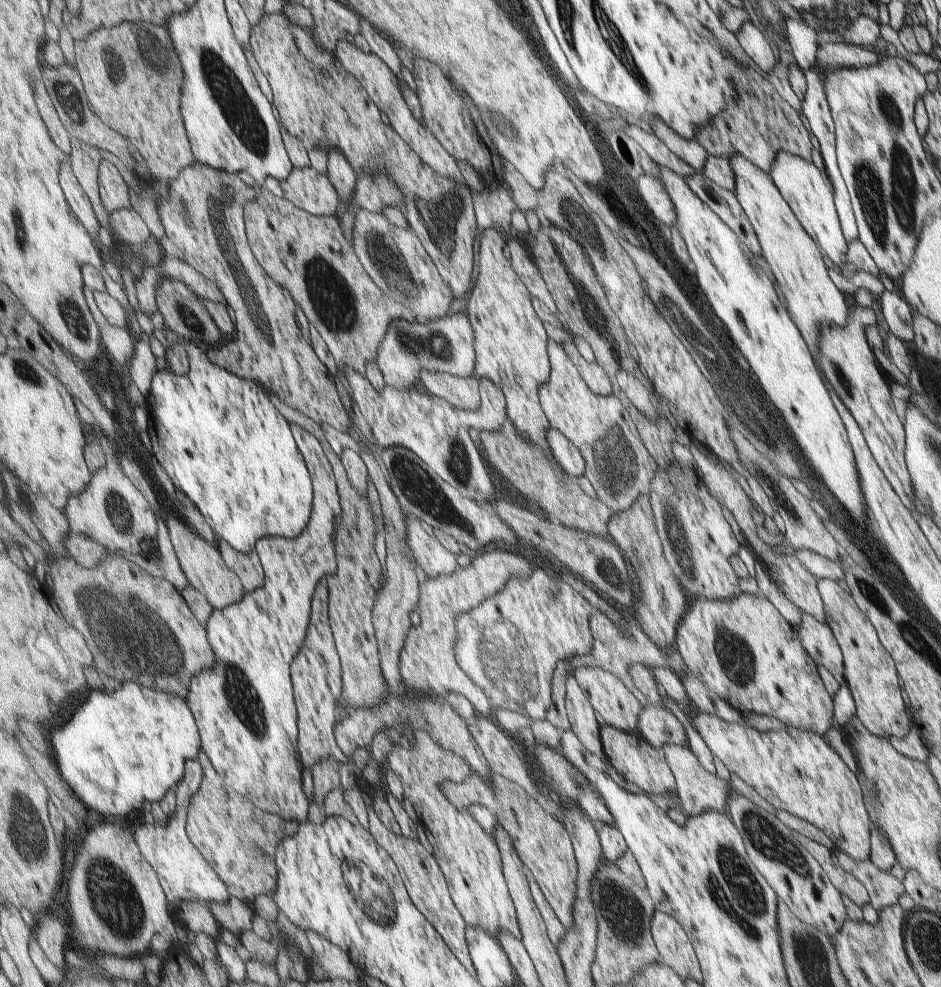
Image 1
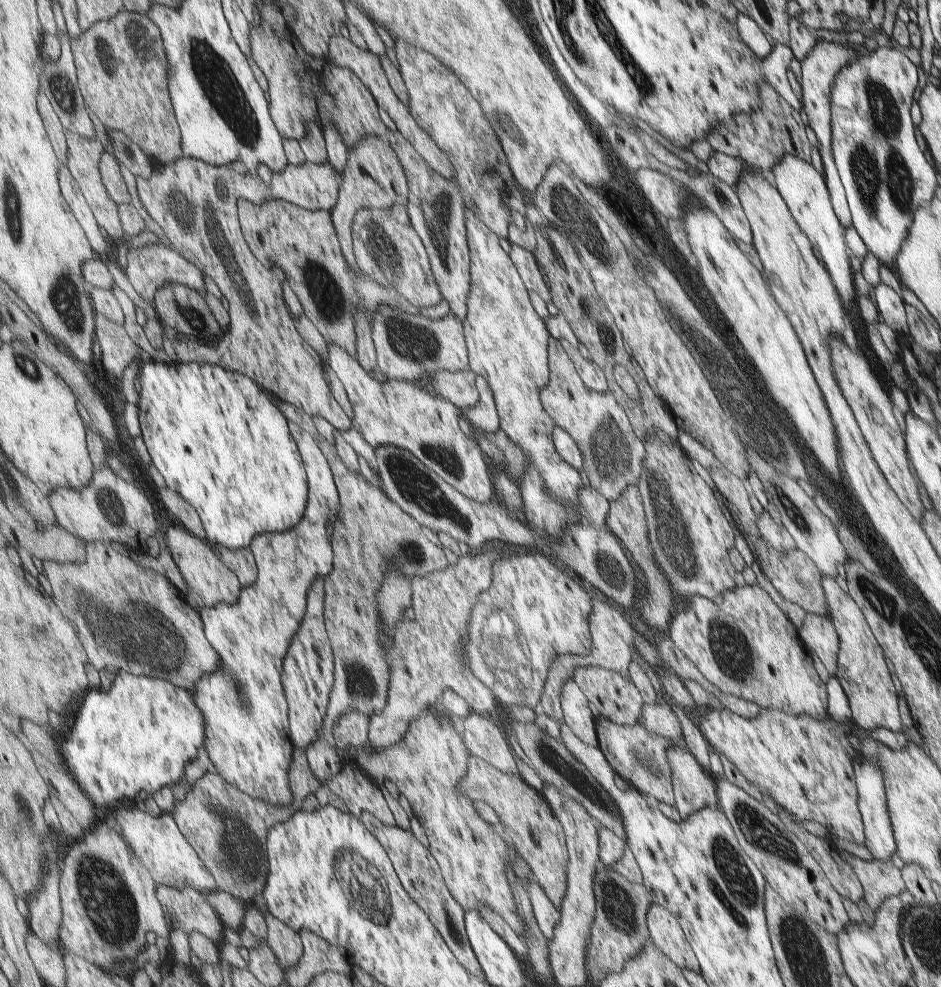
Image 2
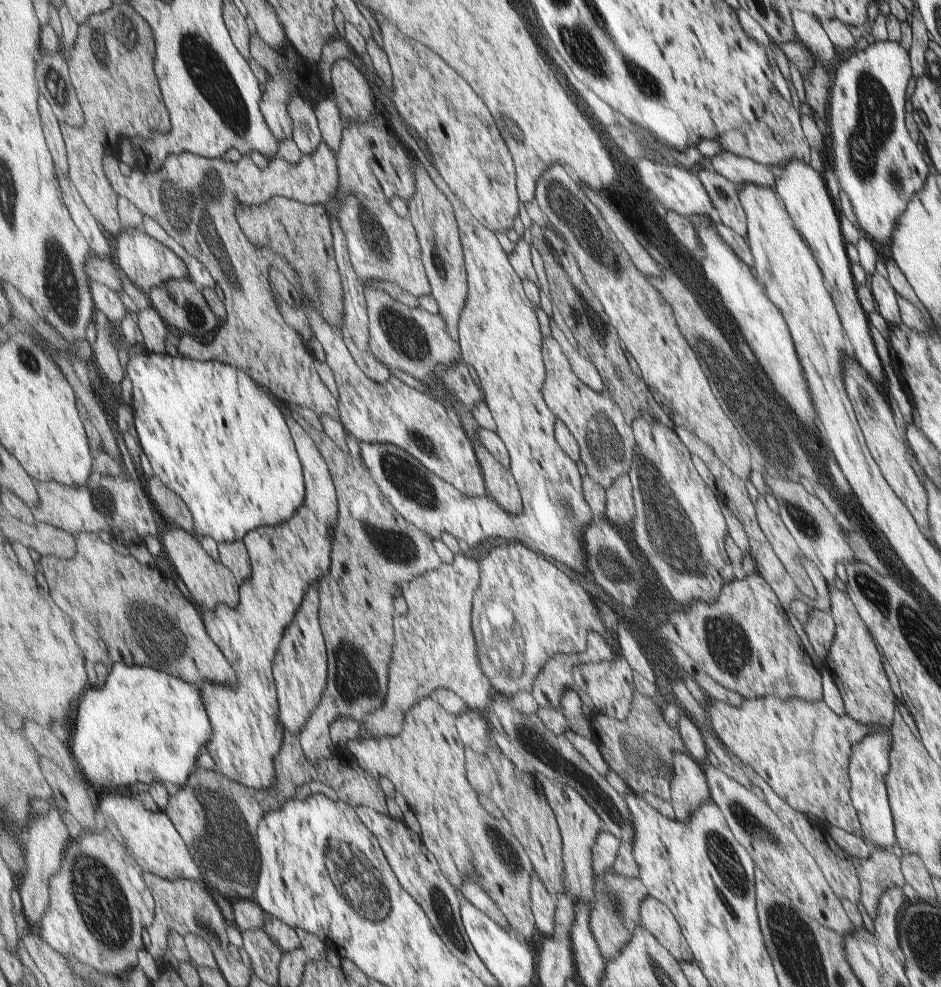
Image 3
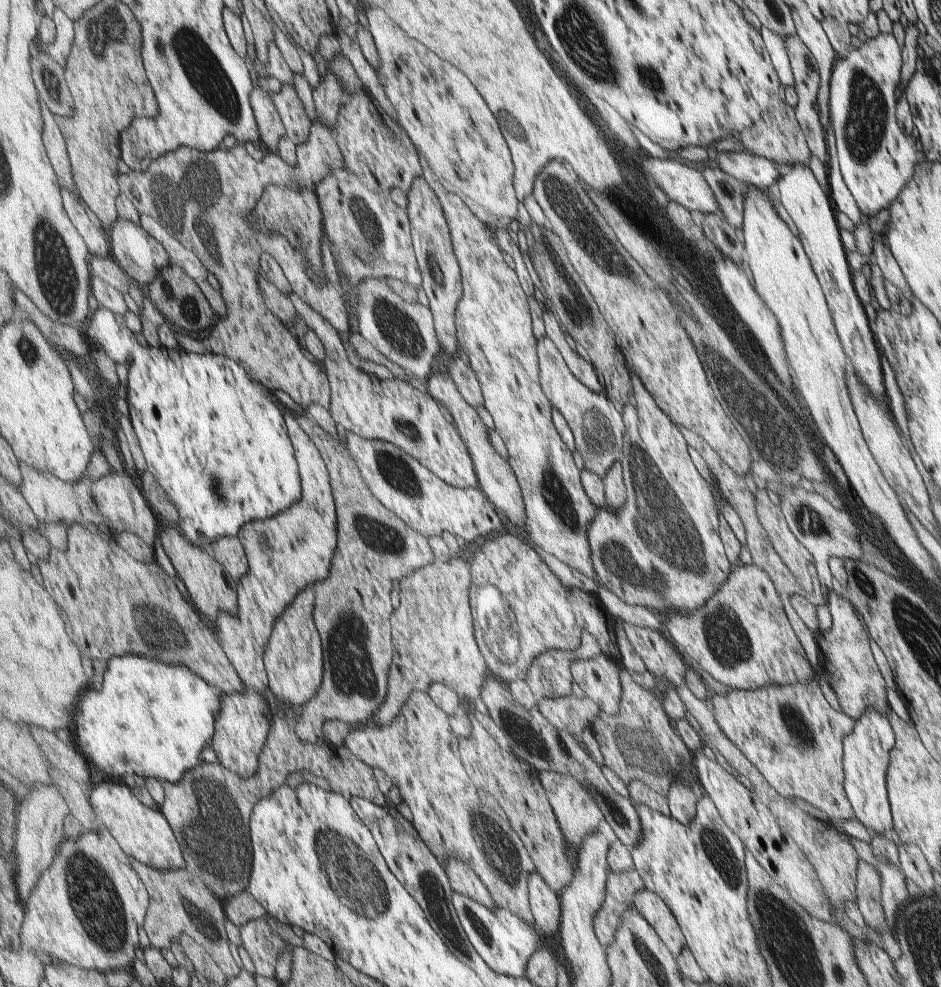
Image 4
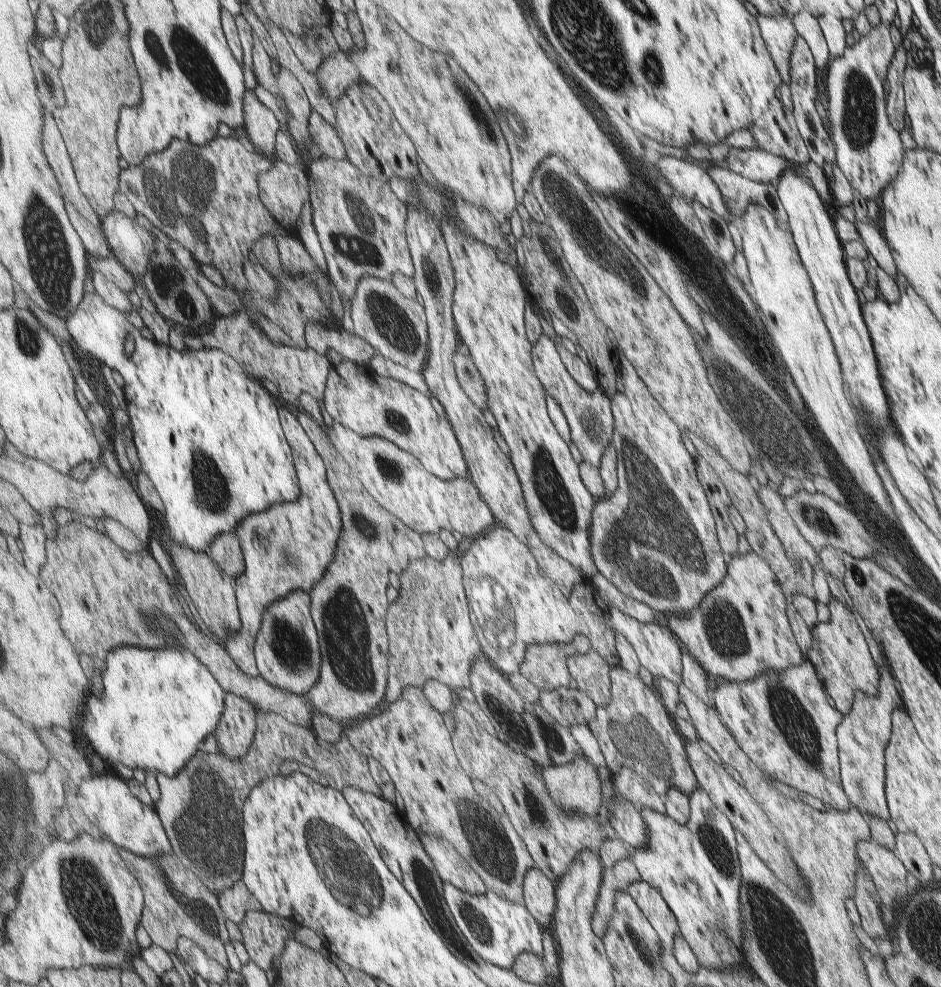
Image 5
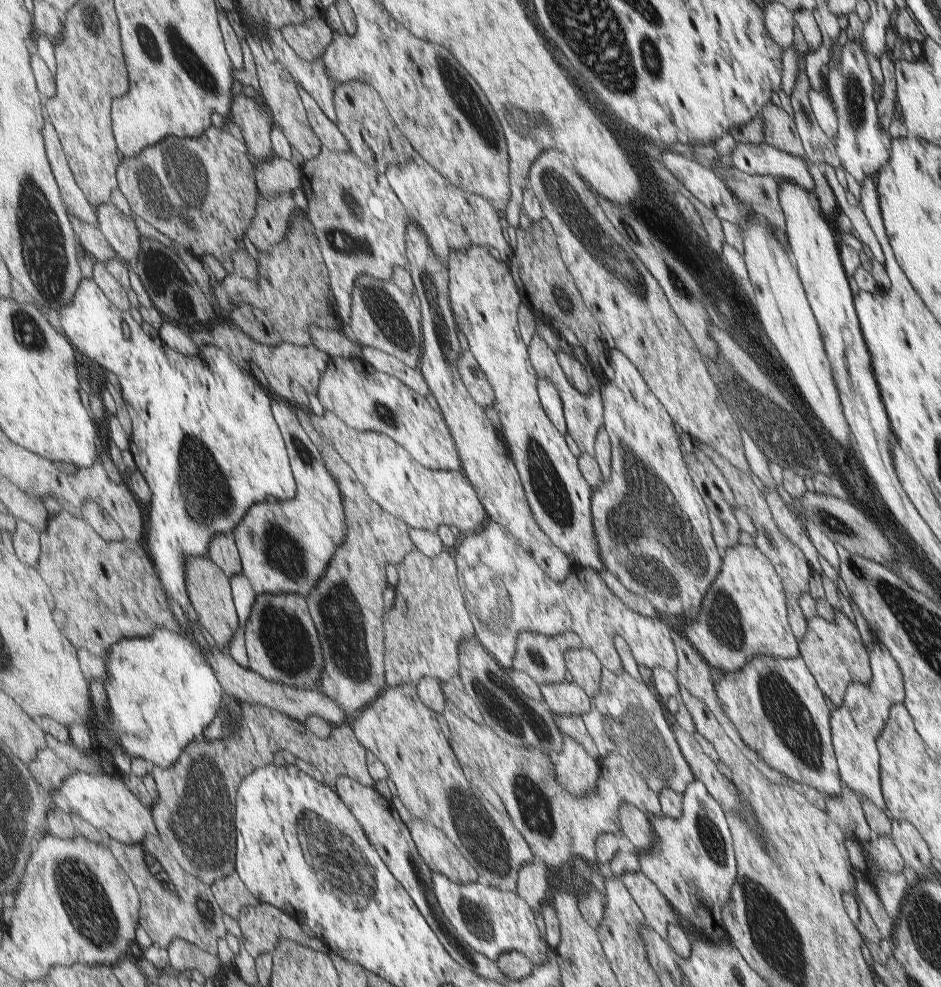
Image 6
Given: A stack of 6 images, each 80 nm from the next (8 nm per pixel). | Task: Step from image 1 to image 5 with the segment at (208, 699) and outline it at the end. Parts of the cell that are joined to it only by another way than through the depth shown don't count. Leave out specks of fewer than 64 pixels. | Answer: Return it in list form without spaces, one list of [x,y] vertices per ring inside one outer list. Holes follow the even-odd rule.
[[[281,407],[281,414],[284,431],[296,459],[296,469],[301,480],[301,498],[289,502],[285,506],[285,512],[279,512],[279,506],[273,506],[267,512],[253,514],[253,518],[241,522],[241,530],[237,530],[236,533],[247,560],[245,572],[247,584],[241,584],[243,590],[239,590],[237,586],[237,596],[241,602],[243,634],[239,631],[229,633],[228,639],[223,642],[223,646],[235,662],[251,677],[260,676],[256,642],[262,629],[264,612],[293,591],[311,590],[326,575],[336,557],[344,526],[339,502],[329,482],[327,463],[295,412]],[[226,693],[224,713],[214,732],[220,753],[231,761],[243,759],[256,739],[258,710],[249,700]]]

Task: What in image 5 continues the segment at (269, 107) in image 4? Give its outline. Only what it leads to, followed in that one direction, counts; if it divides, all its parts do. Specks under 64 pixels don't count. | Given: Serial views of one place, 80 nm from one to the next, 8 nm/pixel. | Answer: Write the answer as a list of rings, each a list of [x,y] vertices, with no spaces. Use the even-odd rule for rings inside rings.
[[[254,89],[248,90],[244,107],[245,133],[255,150],[263,155],[275,157],[276,134],[279,134],[279,130],[281,130],[281,124],[279,124],[277,116],[257,98]]]

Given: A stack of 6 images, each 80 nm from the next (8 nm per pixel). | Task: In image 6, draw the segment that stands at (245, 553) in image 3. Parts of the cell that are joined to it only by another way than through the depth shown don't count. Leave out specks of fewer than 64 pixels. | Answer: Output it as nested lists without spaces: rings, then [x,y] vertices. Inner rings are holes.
[[[234,533],[217,535],[210,545],[209,556],[229,577],[241,574],[244,571],[240,550],[238,549]]]

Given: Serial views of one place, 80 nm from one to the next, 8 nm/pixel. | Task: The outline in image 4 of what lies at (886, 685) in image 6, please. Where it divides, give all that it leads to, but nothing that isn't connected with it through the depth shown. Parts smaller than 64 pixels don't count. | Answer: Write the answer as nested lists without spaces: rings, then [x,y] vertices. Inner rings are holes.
[[[867,708],[861,716],[853,719],[853,729],[843,740],[844,794],[854,816],[870,833],[887,835],[892,829],[892,818],[886,796],[886,769],[888,753],[894,744],[894,735],[886,714]]]

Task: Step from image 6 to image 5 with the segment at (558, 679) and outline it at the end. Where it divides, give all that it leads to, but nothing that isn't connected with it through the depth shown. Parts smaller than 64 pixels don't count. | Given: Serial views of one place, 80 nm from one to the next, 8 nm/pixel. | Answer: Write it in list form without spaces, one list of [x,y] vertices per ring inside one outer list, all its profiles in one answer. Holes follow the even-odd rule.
[[[577,635],[573,640],[564,645],[539,645],[538,642],[531,645],[525,664],[521,667],[521,674],[541,692],[569,689],[572,674],[568,660],[572,656],[591,652],[588,637]]]

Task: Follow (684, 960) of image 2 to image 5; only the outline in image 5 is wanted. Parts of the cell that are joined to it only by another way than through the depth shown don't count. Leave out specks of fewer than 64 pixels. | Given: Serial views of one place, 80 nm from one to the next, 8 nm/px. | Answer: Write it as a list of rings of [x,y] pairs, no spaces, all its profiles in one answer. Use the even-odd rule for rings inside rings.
[[[641,880],[626,886],[625,892],[633,898],[645,918],[656,929],[660,944],[672,950],[674,938],[679,936],[680,930],[676,918],[659,893],[649,883]]]

